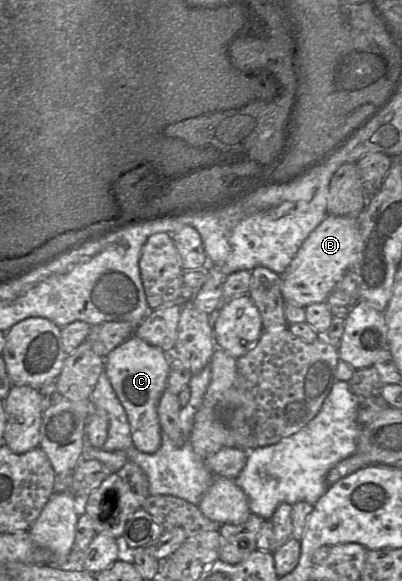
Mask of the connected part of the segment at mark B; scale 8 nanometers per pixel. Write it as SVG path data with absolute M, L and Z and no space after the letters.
M327 214L303 241L289 266L280 275L284 301L301 307L326 301L335 285L350 270L358 251L359 235L358 217Z

